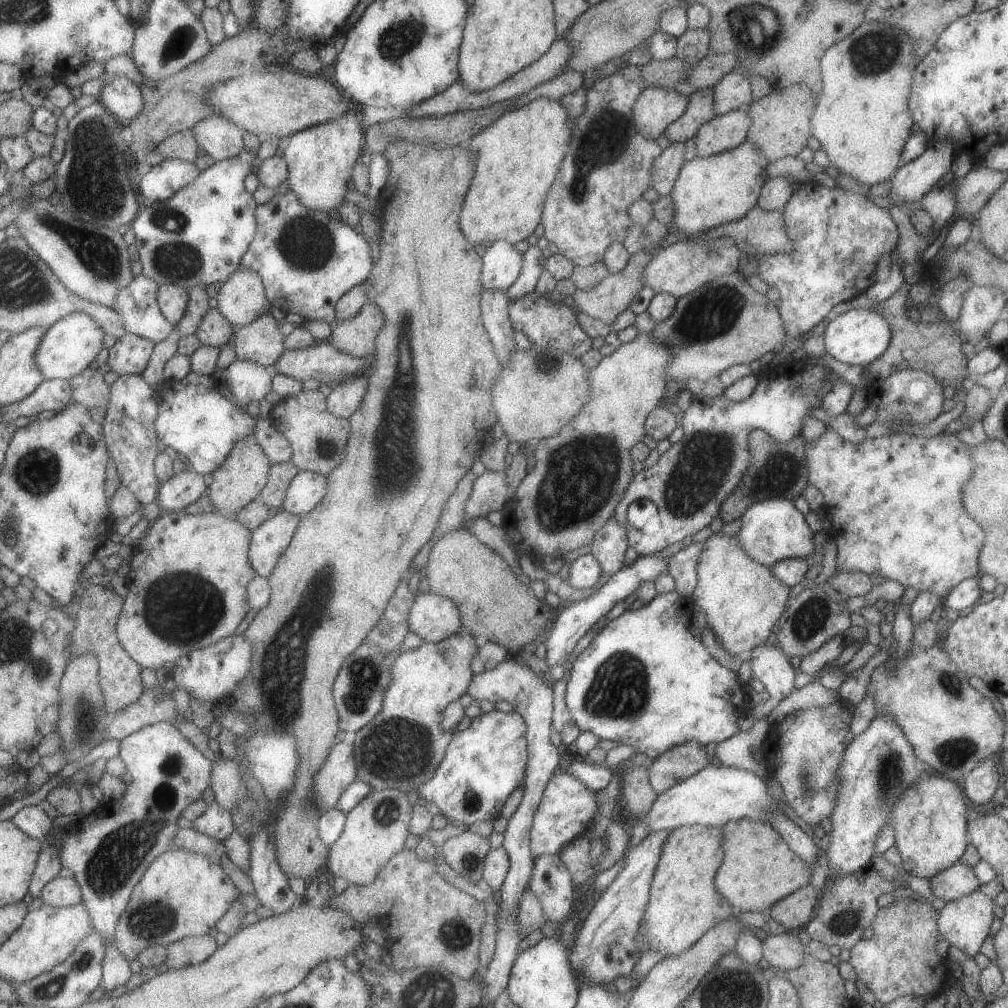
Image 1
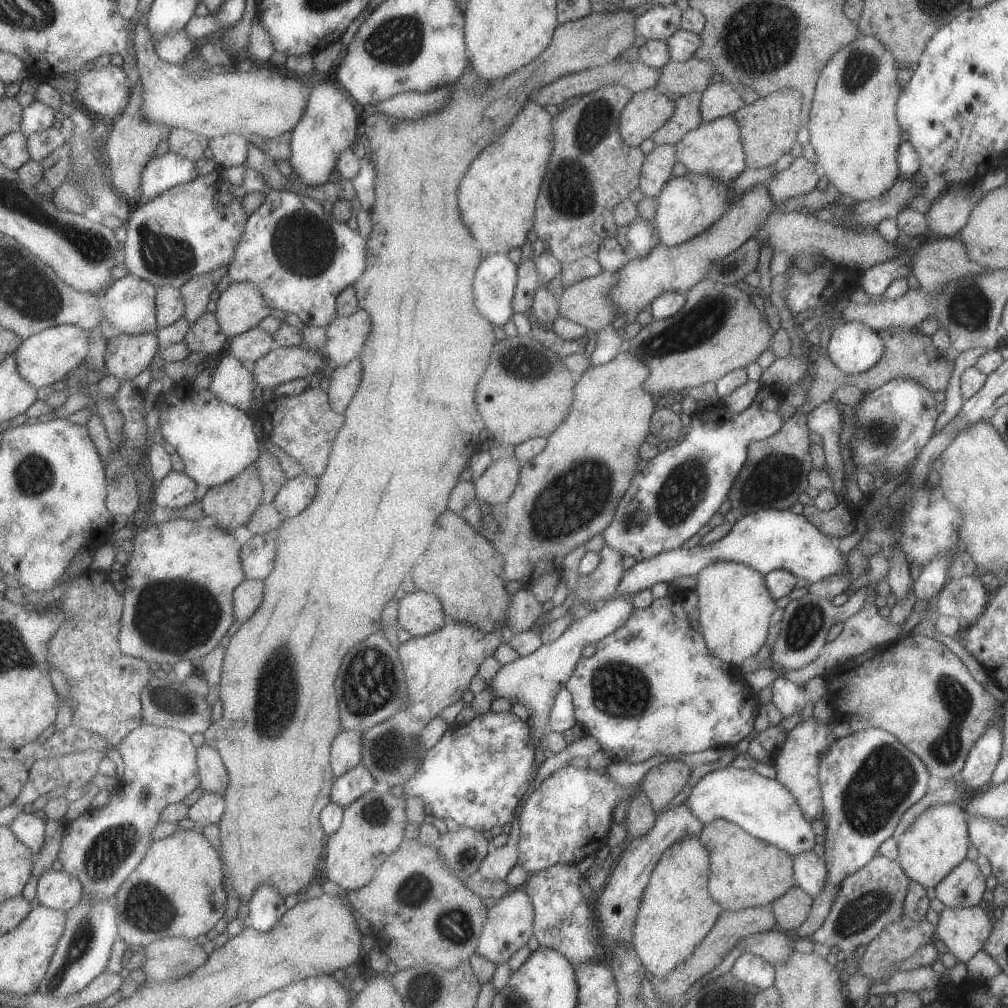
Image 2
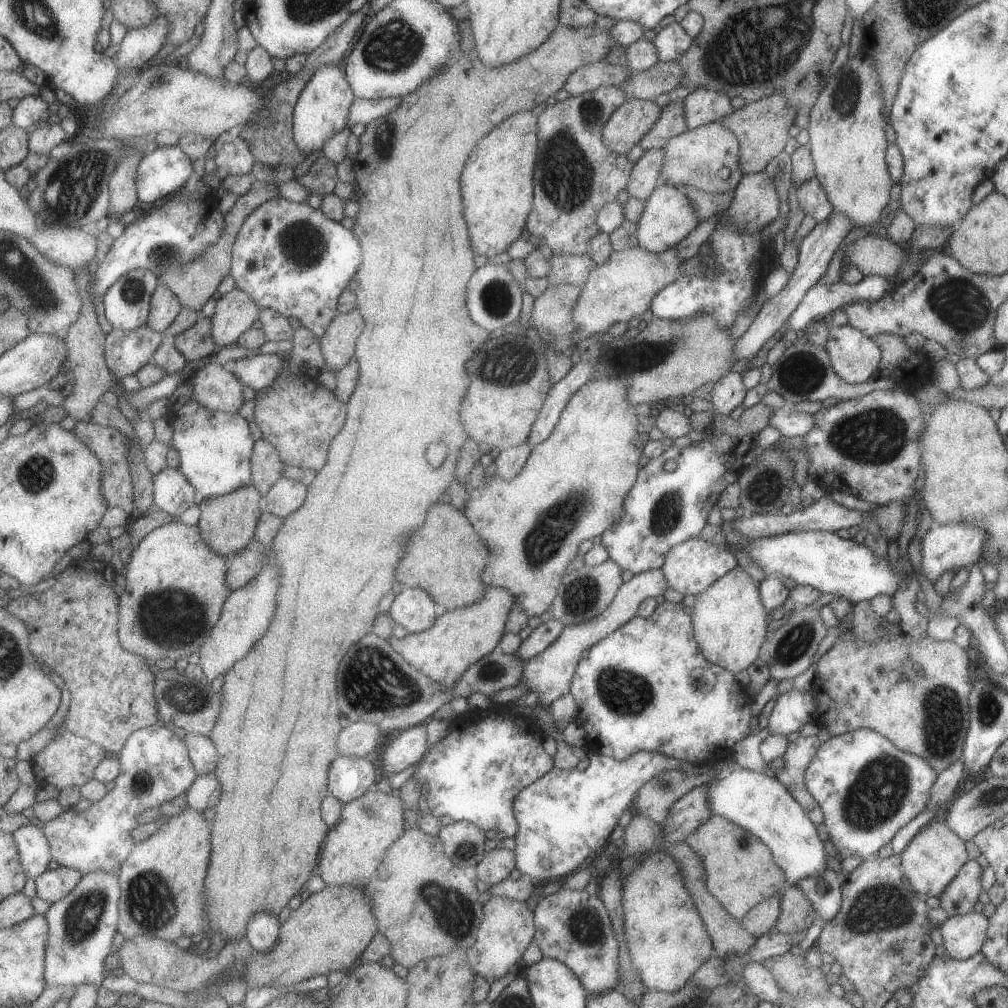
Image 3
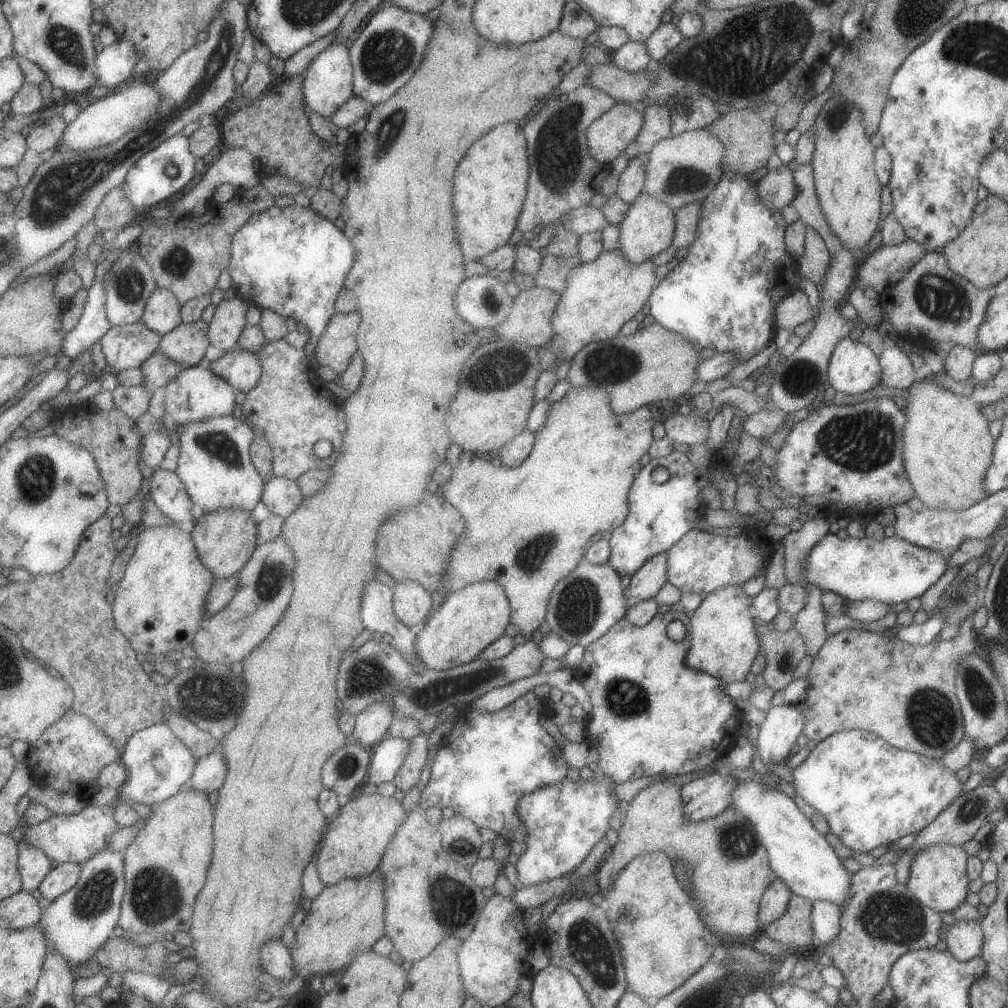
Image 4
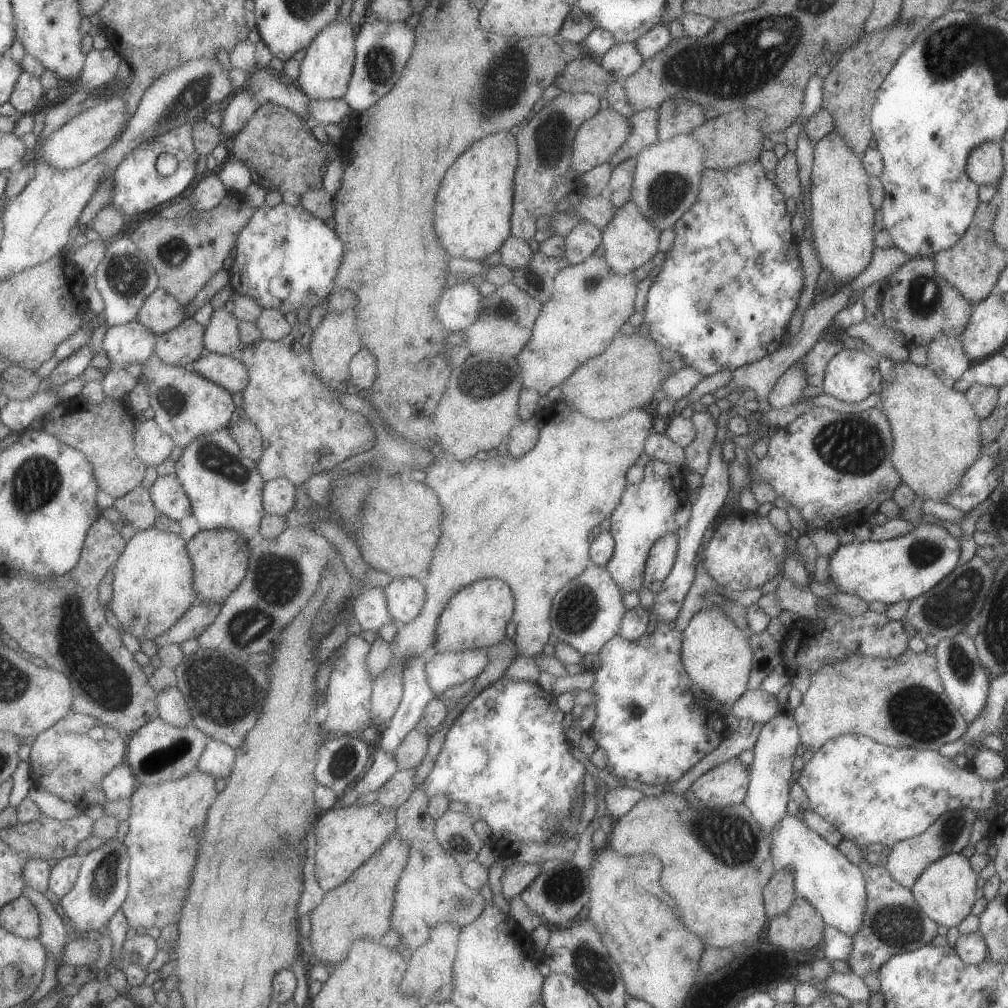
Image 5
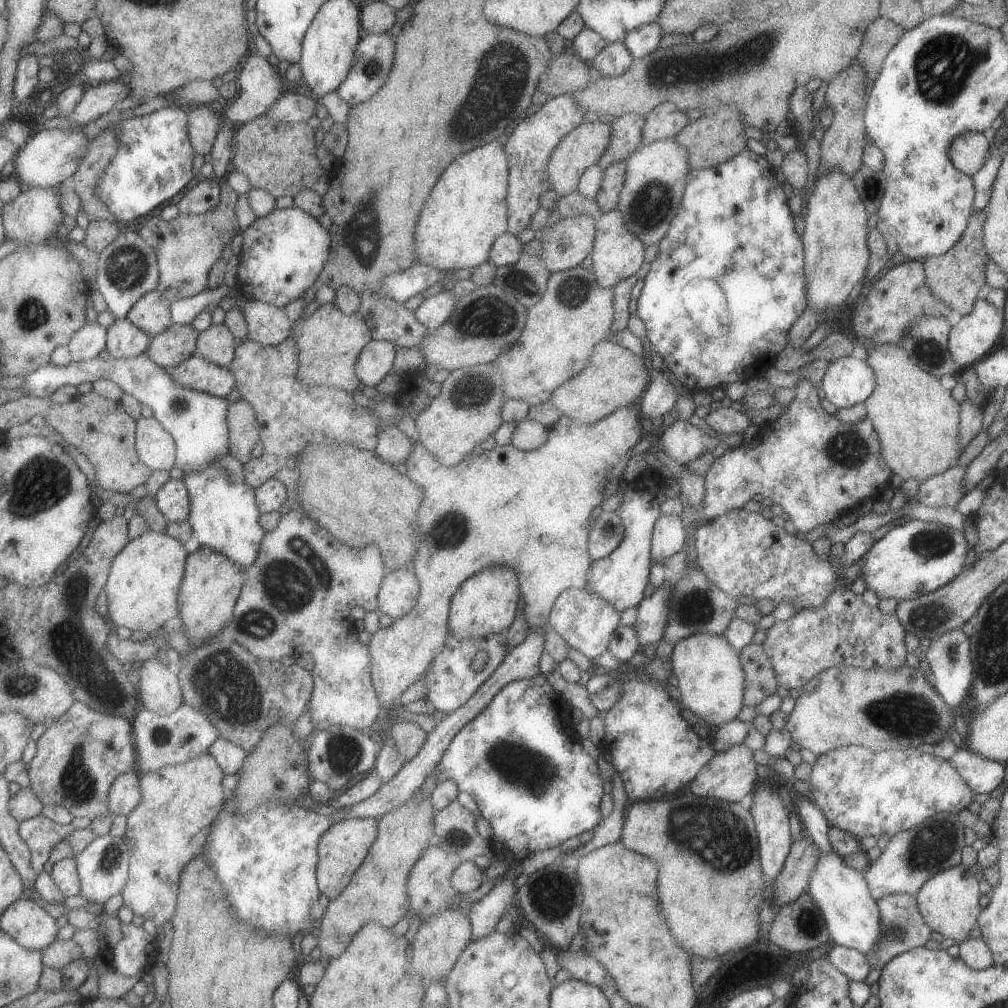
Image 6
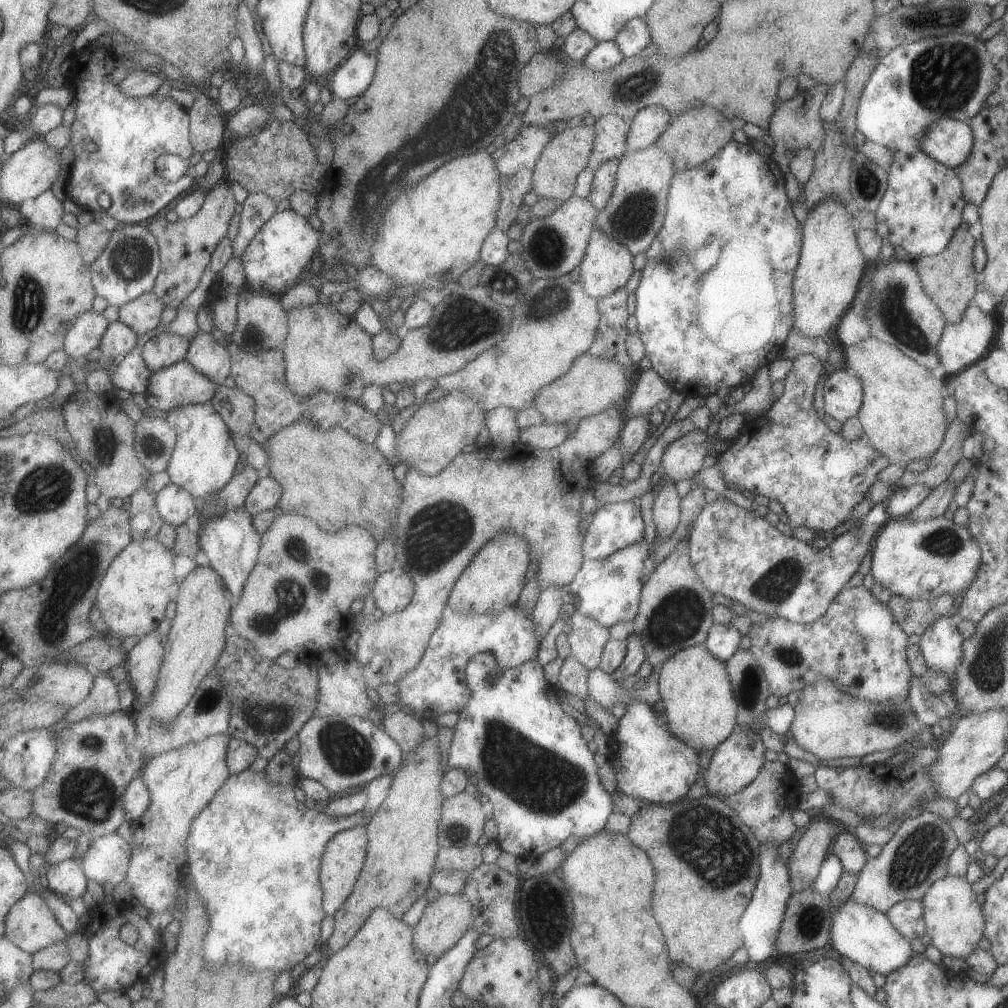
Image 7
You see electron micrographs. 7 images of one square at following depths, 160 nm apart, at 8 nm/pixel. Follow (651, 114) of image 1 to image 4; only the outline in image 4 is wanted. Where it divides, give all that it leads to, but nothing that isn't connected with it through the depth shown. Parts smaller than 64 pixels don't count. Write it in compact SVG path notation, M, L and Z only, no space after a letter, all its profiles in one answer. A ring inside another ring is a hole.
M616 103L603 115L596 118L586 130L588 151L592 157L600 163L610 164L636 139L637 133L641 130L644 118L638 105L627 106L623 103Z

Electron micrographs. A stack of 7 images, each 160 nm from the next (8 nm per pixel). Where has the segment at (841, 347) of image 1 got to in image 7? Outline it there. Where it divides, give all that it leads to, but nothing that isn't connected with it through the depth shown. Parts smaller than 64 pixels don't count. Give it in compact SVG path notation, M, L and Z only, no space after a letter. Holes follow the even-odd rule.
M849 368L832 370L823 384L824 412L841 424L858 414L862 403L862 386Z

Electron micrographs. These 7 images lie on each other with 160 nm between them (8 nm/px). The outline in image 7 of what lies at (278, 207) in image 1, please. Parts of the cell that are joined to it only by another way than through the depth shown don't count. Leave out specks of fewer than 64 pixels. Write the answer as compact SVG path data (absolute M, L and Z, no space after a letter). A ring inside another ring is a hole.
M290 208L276 212L275 216L259 230L243 255L242 264L245 270L245 286L261 296L278 296L281 298L287 291L299 283L299 278L310 269L311 260L320 248L319 231L297 210Z

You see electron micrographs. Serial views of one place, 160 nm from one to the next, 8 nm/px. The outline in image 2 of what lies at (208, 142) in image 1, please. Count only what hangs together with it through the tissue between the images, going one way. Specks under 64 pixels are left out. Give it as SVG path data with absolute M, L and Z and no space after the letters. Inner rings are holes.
M231 133L210 139L208 144L218 168L244 164L248 159L250 142L245 135Z

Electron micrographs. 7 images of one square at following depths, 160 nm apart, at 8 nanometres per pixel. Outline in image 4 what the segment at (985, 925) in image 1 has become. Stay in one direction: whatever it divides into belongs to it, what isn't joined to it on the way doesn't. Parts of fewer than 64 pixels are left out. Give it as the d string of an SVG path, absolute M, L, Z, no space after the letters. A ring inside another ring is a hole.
M955 921L947 927L945 944L947 950L958 961L977 957L982 947L980 921Z

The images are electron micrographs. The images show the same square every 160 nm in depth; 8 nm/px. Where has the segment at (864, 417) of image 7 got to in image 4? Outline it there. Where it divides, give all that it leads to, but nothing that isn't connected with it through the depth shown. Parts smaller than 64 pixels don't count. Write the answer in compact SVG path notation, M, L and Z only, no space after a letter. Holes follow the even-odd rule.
M932 376L908 386L902 440L902 461L908 481L922 506L944 511L962 511L986 497L984 474L992 461L994 440L989 435L989 419L970 397L956 395L932 382Z

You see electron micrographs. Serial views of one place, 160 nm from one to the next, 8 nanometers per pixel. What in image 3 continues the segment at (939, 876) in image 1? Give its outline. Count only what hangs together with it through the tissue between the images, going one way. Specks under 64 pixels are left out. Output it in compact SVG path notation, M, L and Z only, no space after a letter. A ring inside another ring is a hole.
M967 859L938 896L939 906L948 916L962 915L972 910L981 892L982 869L975 859Z

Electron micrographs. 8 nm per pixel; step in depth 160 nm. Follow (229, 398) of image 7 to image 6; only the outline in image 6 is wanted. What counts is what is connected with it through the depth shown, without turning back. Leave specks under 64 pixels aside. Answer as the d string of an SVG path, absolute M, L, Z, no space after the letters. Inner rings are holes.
M238 398L230 401L228 421L230 426L230 451L242 463L253 459L253 448L261 441L261 427L252 404Z

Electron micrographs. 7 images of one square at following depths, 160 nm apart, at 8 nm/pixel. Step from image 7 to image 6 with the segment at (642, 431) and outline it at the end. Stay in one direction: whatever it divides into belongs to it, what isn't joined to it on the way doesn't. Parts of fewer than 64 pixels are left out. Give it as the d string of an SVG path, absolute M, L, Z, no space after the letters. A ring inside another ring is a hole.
M650 364L647 365L647 369L650 379L648 387L641 396L640 416L653 420L653 418L661 417L665 412L669 412L674 407L678 396L663 371L655 370Z

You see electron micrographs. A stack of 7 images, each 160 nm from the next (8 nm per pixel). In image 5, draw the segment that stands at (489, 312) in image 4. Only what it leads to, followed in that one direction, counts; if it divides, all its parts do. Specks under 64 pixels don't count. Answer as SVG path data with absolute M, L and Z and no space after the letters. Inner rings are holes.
M476 280L459 281L441 298L438 317L450 332L464 331L480 319L485 297L477 288Z

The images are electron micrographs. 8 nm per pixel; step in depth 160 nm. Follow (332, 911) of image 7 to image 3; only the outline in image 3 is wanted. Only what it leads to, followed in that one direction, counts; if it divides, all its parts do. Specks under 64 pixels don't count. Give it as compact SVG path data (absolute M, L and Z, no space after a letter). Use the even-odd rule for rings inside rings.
M375 788L353 802L344 803L341 822L329 831L317 870L327 884L365 888L384 863L392 844L404 836L406 809L398 792L386 793Z

